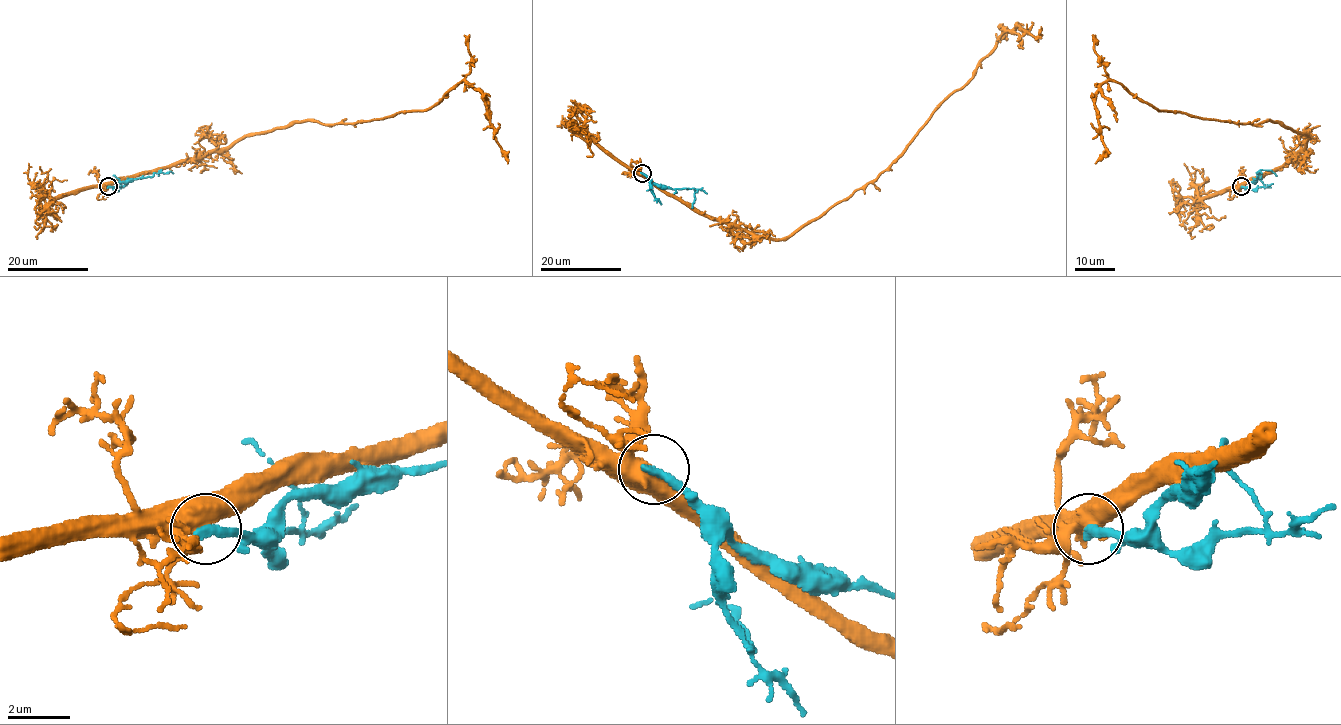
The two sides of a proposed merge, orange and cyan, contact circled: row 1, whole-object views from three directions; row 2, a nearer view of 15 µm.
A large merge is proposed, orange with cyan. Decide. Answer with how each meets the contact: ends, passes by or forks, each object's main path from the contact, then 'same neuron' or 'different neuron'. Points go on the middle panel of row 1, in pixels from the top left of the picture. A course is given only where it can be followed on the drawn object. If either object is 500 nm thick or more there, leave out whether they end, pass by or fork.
orange via (641, 173), (710, 216), (763, 236), (790, 236), (872, 183), (1005, 31), (1015, 26), (1033, 36), (1040, 26) | cyan via (641, 173), (654, 183), (673, 189), (693, 188), (695, 200), (692, 208) | different neuron

